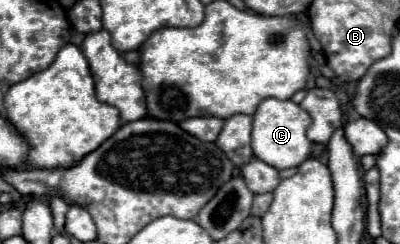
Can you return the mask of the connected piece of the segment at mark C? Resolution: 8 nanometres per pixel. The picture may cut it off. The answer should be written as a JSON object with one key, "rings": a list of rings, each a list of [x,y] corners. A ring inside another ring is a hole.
{"rings":[[[265,98],[253,116],[253,130],[251,130],[253,154],[277,170],[299,166],[303,160],[307,160],[311,156],[313,142],[307,140],[307,136],[305,136],[309,124],[311,124],[311,118],[299,104],[295,104],[291,100]]]}

